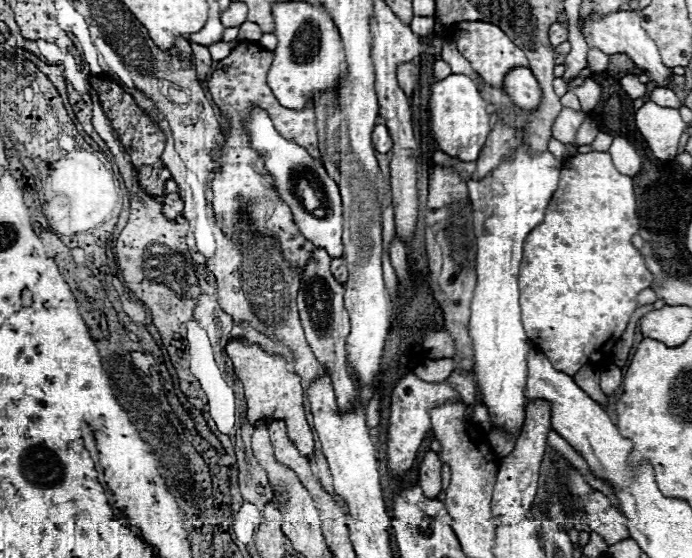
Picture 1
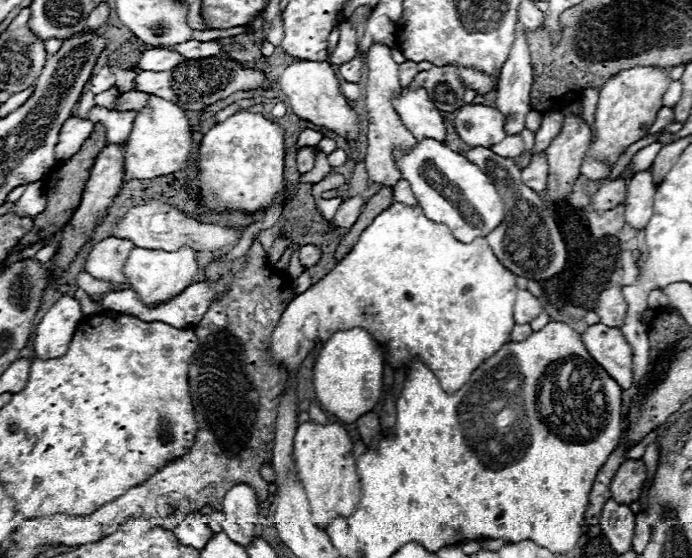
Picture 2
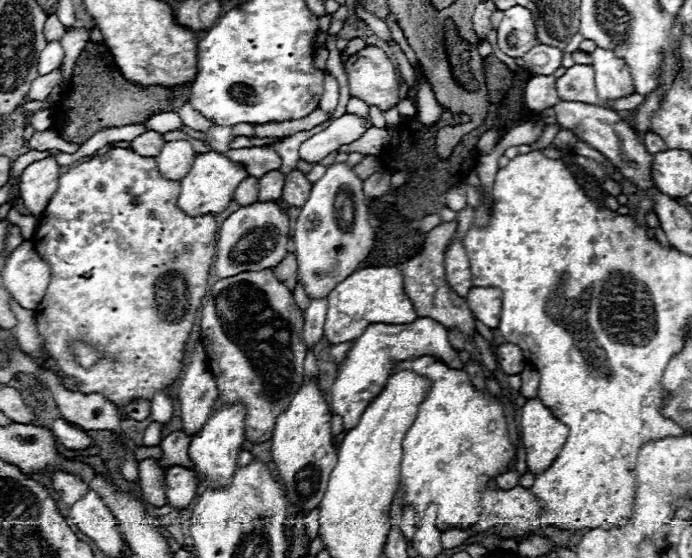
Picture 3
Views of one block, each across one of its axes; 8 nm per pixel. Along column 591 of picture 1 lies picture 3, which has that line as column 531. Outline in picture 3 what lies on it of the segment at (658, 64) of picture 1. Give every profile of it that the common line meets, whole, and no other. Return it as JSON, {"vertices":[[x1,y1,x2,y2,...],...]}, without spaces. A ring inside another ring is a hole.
{"vertices":[[512,6,504,12,498,26,498,46,506,56,522,58,532,46,536,46,536,26,532,14,524,6]]}

